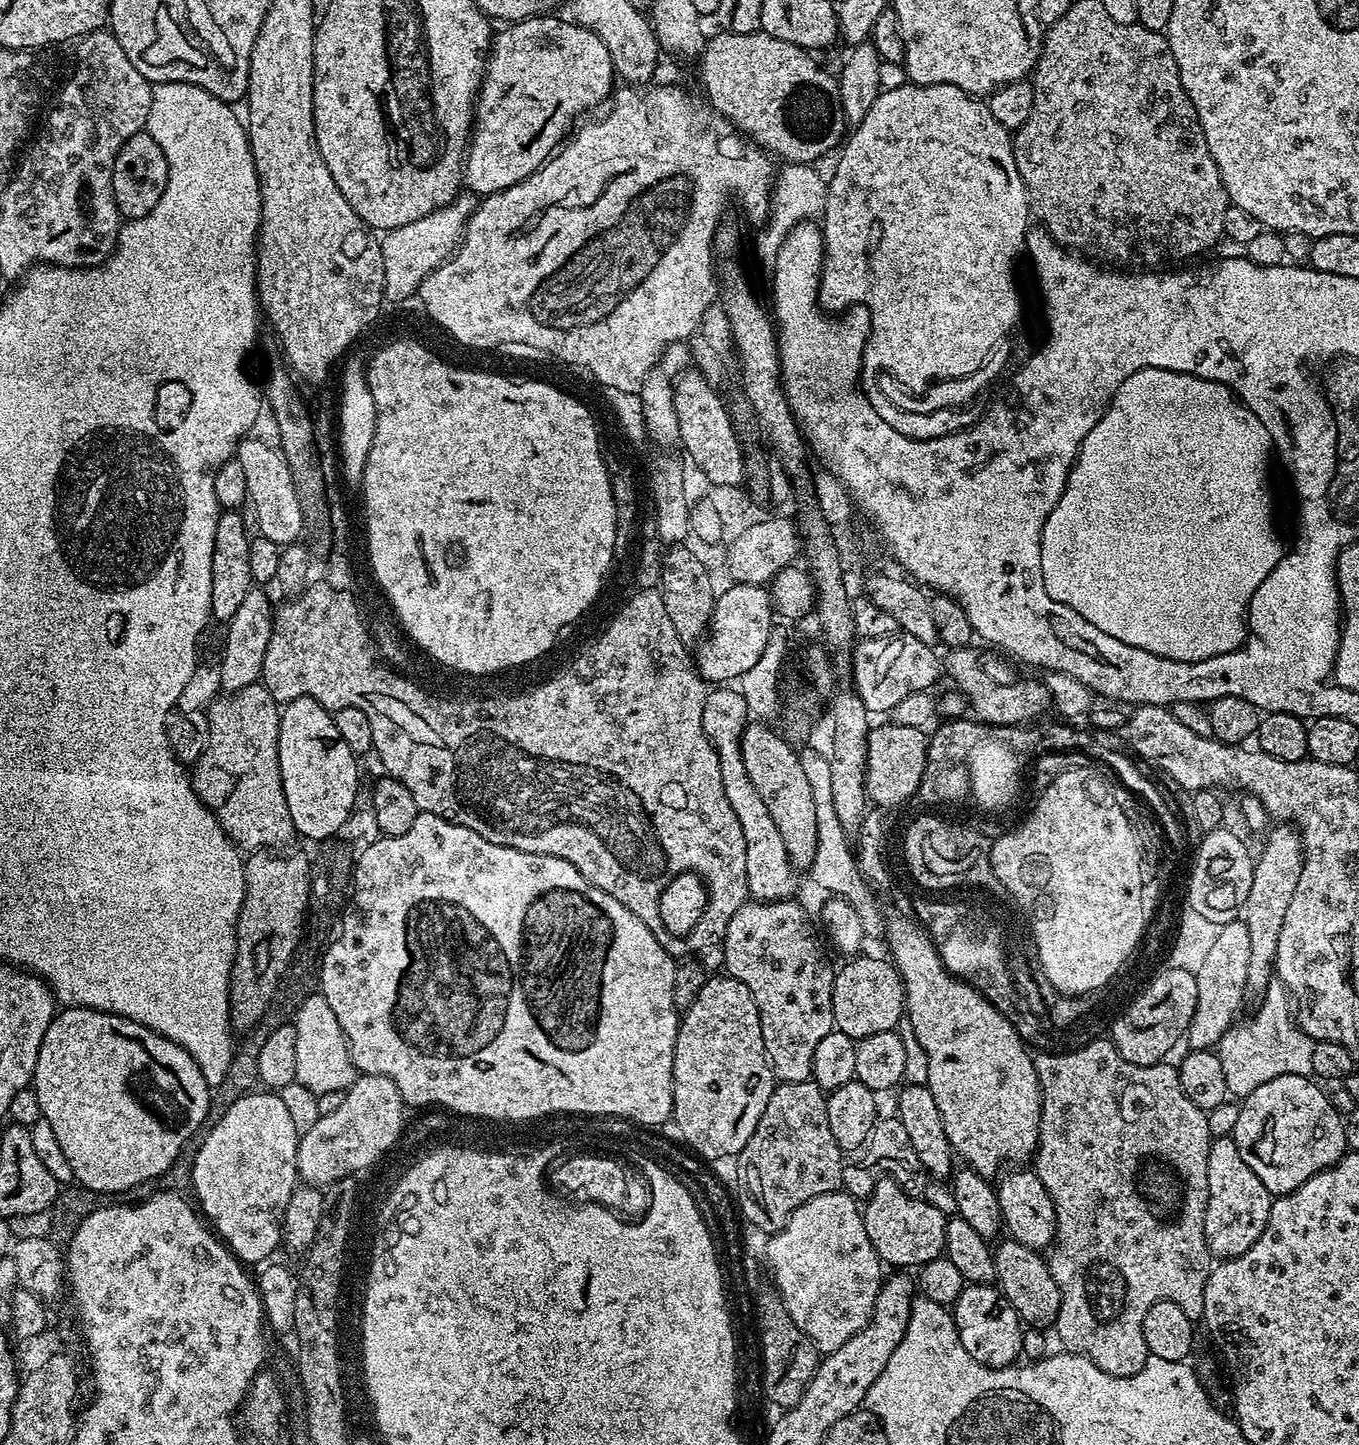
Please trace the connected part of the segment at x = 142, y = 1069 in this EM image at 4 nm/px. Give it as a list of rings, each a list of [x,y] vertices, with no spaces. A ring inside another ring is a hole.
[[[64,1008],[53,1015],[50,1026],[42,1038],[42,1046],[38,1050],[38,1062],[30,1087],[38,1094],[38,1106],[42,1119],[50,1122],[50,1127],[58,1137],[58,1146],[62,1146],[62,1154],[66,1154],[66,1162],[70,1162],[73,1181],[81,1188],[109,1194],[128,1192],[135,1184],[144,1184],[147,1180],[158,1179],[179,1158],[184,1143],[199,1130],[200,1123],[206,1118],[209,1119],[213,1098],[206,1078],[202,1078],[202,1070],[198,1062],[186,1049],[178,1046],[170,1038],[150,1030],[145,1024],[139,1024],[113,1012],[99,1012],[93,1008]]]

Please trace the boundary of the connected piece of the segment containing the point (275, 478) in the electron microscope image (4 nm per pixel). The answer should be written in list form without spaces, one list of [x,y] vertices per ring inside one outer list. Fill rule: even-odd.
[[[245,438],[240,441],[240,445],[236,447],[235,459],[242,462],[242,470],[246,474],[250,509],[256,515],[255,531],[281,546],[295,544],[305,535],[306,525],[302,502],[294,486],[294,474],[279,447],[272,445],[271,448],[260,440],[252,439]]]

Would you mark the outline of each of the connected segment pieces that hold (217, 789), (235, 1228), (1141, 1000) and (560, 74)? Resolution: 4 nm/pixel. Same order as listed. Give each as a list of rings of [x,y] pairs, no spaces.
[[[260,682],[246,686],[237,692],[221,695],[221,697],[221,700],[214,701],[209,708],[206,708],[206,715],[208,717],[208,741],[204,747],[203,754],[197,758],[194,767],[191,769],[192,788],[198,794],[200,801],[218,817],[222,830],[232,839],[233,844],[244,850],[283,849],[280,847],[291,836],[294,836],[294,829],[292,827],[292,819],[290,818],[290,806],[286,806],[286,794],[282,790],[282,770],[278,766],[278,730],[280,729],[281,705],[276,703],[276,699],[272,697],[272,692],[266,690],[263,683]]]
[[[271,1090],[245,1092],[215,1123],[209,1130],[208,1137],[201,1142],[200,1149],[196,1152],[196,1161],[192,1164],[192,1188],[196,1191],[197,1200],[195,1203],[211,1231],[223,1241],[237,1260],[248,1266],[259,1260],[267,1261],[267,1256],[276,1247],[281,1247],[286,1206],[290,1206],[290,1198],[298,1187],[296,1159],[301,1134],[295,1129],[282,1096]]]
[[[1169,966],[1163,969],[1151,977],[1149,990],[1143,992],[1130,1007],[1123,1009],[1112,1026],[1110,1039],[1126,1062],[1140,1066],[1161,1063],[1167,1057],[1165,1055],[1187,1035],[1198,1001],[1197,978],[1188,969]]]
[[[541,14],[532,16],[529,20],[518,20],[507,25],[505,32],[497,31],[492,44],[492,51],[488,53],[488,62],[484,70],[484,81],[480,84],[480,94],[476,102],[476,111],[474,113],[474,127],[472,130],[472,139],[468,146],[468,154],[464,165],[464,184],[469,193],[483,198],[491,196],[494,192],[505,192],[510,186],[522,182],[530,174],[534,174],[547,162],[551,160],[554,153],[565,143],[566,137],[573,131],[574,123],[572,119],[580,116],[583,112],[588,112],[591,108],[596,108],[600,103],[607,101],[614,92],[614,69],[610,50],[589,28],[584,28],[571,19],[559,20],[556,14]]]

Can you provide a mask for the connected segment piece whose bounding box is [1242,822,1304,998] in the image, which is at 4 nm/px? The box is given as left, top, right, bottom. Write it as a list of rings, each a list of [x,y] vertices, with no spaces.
[[[1280,822],[1272,827],[1267,829],[1269,832],[1264,840],[1264,849],[1261,850],[1260,856],[1258,852],[1252,865],[1254,878],[1250,878],[1250,894],[1246,894],[1246,902],[1242,909],[1242,919],[1250,934],[1247,991],[1257,998],[1263,997],[1269,984],[1273,983],[1278,954],[1278,934],[1282,934],[1282,922],[1286,919],[1286,910],[1290,907],[1290,898],[1298,886],[1298,874],[1302,872],[1304,865],[1304,844],[1295,827],[1288,822]]]

